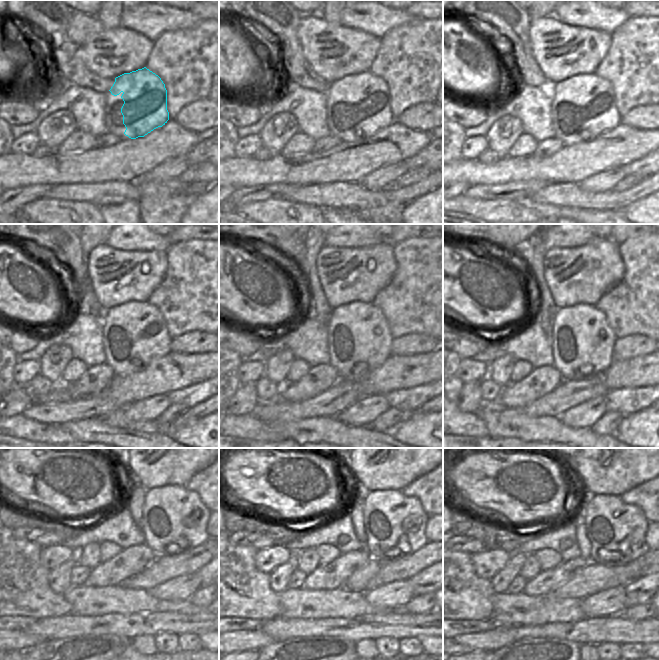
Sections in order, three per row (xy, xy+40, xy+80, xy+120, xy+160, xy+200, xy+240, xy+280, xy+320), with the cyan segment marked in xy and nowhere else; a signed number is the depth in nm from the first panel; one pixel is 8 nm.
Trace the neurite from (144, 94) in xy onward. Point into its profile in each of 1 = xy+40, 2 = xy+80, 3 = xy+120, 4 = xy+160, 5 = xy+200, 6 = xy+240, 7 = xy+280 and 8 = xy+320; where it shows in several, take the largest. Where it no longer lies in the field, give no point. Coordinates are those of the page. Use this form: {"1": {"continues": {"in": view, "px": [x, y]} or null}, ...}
{"1": {"continues": {"in": "xy+40", "px": [368, 105]}}, "2": {"continues": {"in": "xy+80", "px": [592, 110]}}, "3": {"continues": {"in": "xy+120", "px": [144, 337]}}, "4": {"continues": {"in": "xy+160", "px": [368, 339]}}, "5": {"continues": {"in": "xy+200", "px": [590, 335]}}, "6": {"continues": {"in": "xy+240", "px": [169, 524]}}, "7": {"continues": {"in": "xy+280", "px": [394, 524]}}, "8": {"continues": {"in": "xy+320", "px": [616, 531]}}}

